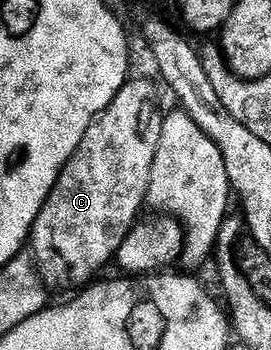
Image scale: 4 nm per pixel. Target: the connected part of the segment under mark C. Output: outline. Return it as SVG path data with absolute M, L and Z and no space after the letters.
M137 77L131 78L122 86L120 93L116 93L106 110L95 119L84 141L80 141L76 153L66 162L66 168L58 174L56 185L48 201L44 201L34 222L34 229L28 236L32 247L34 243L33 262L43 280L51 284L86 285L91 282L90 275L96 274L109 259L111 262L117 256L120 245L139 218L138 210L146 203L150 169L160 141L162 121L163 116L158 115L158 107L154 104L153 85L148 80Z

